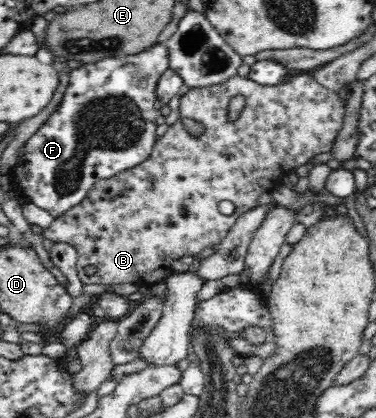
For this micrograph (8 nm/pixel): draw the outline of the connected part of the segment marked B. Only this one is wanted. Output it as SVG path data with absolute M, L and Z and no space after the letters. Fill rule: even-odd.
M294 72L288 77L287 81L276 85L258 85L247 77L241 77L236 74L229 77L220 83L209 85L203 88L191 88L187 95L184 95L179 100L179 113L178 119L168 126L168 132L162 137L157 137L154 142L151 154L146 161L135 165L134 167L116 172L116 175L106 178L104 180L96 180L93 187L90 188L88 195L78 205L70 208L64 215L58 216L54 219L51 225L46 228L42 236L46 239L50 239L55 243L66 243L77 251L77 274L81 279L83 285L90 285L92 283L98 283L98 285L122 285L122 283L133 283L137 286L143 285L158 285L159 281L166 282L168 275L171 274L170 265L176 259L180 257L195 257L198 253L206 249L216 249L222 244L226 235L230 233L232 225L238 221L240 215L244 215L246 211L250 209L256 209L258 205L258 198L264 193L269 193L273 188L276 188L280 183L279 180L288 175L290 171L306 165L308 162L312 162L316 155L320 153L328 153L332 151L334 147L334 141L340 133L341 127L344 125L344 117L347 109L347 99L342 99L338 92L334 92L324 87L316 78L307 73ZM242 95L246 98L246 107L242 111L242 114L236 121L228 121L228 106L230 100L237 96ZM182 119L195 119L200 121L205 127L204 133L199 138L191 137L184 126L182 125ZM221 201L231 201L235 205L235 210L231 215L224 215L220 212L218 205ZM86 265L95 265L97 272L93 276L88 276L84 272Z

